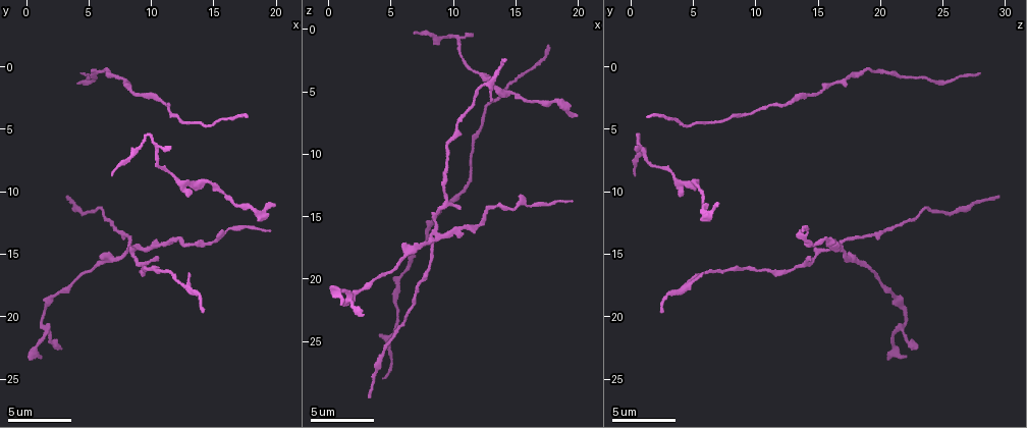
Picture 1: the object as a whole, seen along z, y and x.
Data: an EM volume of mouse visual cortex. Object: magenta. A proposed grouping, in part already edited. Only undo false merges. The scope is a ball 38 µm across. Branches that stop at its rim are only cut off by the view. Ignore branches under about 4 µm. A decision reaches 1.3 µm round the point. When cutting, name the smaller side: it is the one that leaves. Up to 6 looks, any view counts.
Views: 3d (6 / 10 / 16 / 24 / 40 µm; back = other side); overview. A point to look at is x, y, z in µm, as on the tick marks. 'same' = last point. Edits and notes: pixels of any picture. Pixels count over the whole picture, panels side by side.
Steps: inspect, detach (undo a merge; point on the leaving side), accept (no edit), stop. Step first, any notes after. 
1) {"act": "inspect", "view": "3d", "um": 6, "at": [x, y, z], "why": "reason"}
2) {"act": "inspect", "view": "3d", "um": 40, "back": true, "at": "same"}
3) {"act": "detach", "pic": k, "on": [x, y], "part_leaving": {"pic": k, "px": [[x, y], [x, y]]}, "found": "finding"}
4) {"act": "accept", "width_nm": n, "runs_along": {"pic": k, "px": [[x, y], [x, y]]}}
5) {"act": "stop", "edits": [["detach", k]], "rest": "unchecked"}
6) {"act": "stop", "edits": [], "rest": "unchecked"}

{"act": "inspect", "view": "3d", "um": 6, "at": [9.4, 6.0, 0.8], "why": "narrows sharply"}

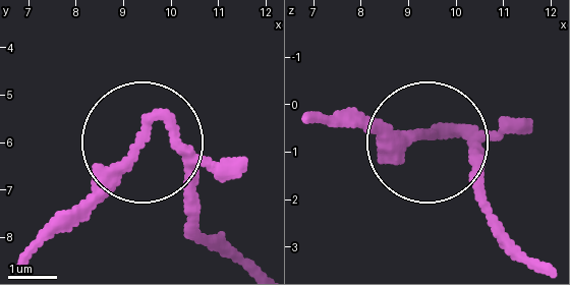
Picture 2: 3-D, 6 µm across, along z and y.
{"act": "accept", "found": "one neuron here"}

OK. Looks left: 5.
{"act": "inspect", "view": "3d", "um": 16, "at": [12.8, 10.2, 4.2]}

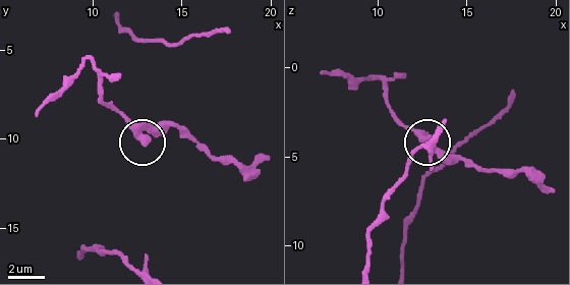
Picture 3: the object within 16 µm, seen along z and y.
{"act": "accept", "side_arm_um": 36, "found": "all the same neuron"}

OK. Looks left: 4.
{"act": "inspect", "view": "3d", "um": 10, "at": [8.2, 14.6, 17.0], "why": "four arms meet"}

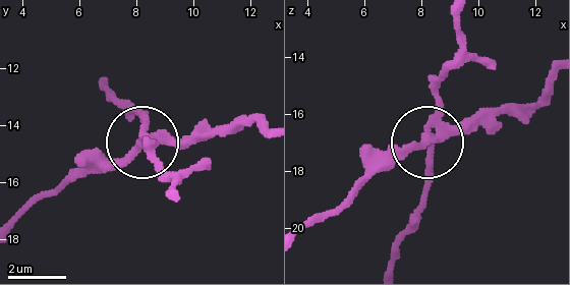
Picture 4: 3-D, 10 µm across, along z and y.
{"act": "detach", "pic": 4, "on": [148, 114], "width_nm": 310, "part_leaving": {"pic": 4, "px": [[438, 122], [438, 80], [455, 52], [460, 22]]}, "found": "two neurons meet here"}

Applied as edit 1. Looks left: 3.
{"act": "stop", "edits": [["detach", 4]], "rest": "unchecked"}

